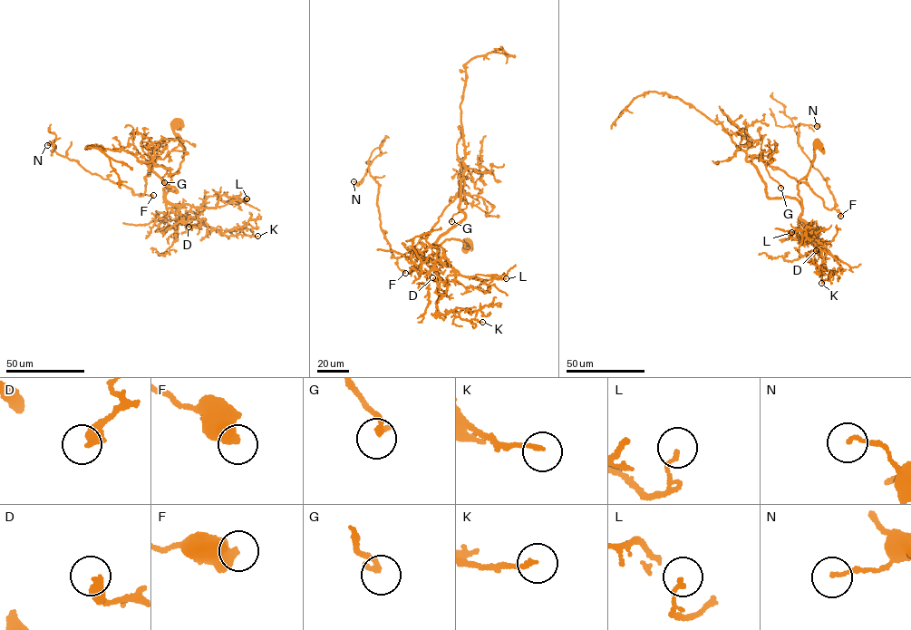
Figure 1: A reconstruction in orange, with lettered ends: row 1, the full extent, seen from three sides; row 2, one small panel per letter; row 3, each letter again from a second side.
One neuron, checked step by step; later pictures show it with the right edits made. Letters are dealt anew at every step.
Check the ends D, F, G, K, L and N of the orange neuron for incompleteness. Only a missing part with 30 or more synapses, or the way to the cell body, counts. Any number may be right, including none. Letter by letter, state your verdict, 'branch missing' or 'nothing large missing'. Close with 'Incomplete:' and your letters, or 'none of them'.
D: nothing large missing
F: nothing large missing
G: nothing large missing
K: nothing large missing
L: nothing large missing
N: nothing large missing
Incomplete: none of them

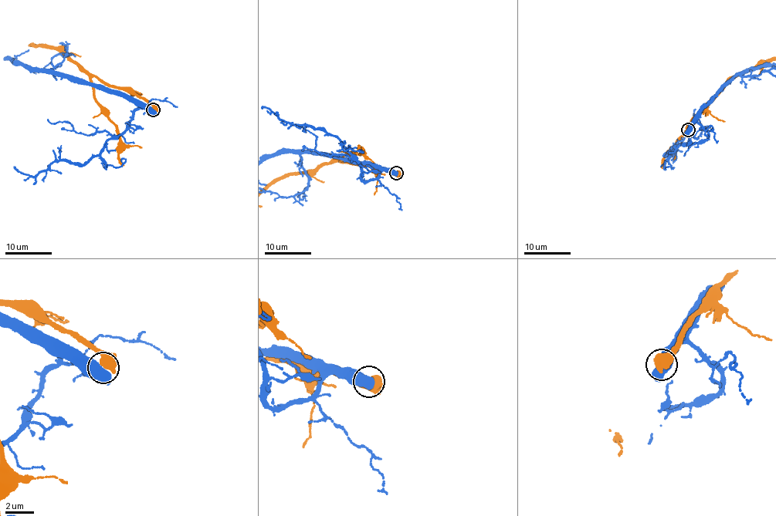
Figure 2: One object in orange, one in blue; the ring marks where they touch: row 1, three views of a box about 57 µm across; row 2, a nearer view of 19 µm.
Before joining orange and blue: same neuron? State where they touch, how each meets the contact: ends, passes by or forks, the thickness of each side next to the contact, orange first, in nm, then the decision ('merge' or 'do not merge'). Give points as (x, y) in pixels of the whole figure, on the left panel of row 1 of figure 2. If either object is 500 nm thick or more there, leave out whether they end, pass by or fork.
at (153, 109); 550 nm thick on the orange side, 800 nm on the other; do not merge

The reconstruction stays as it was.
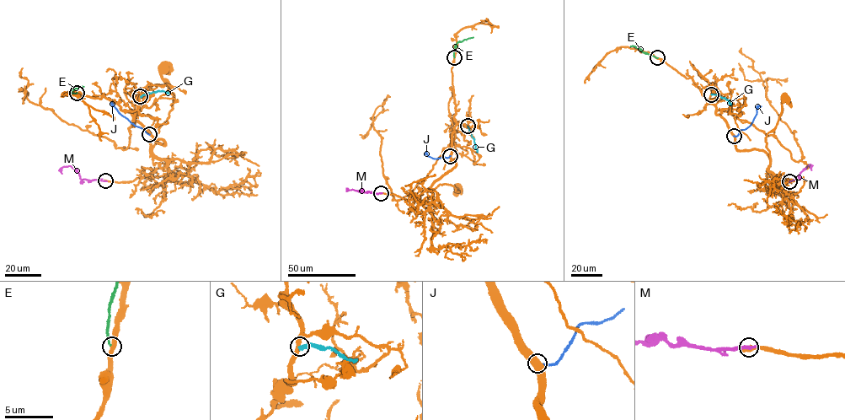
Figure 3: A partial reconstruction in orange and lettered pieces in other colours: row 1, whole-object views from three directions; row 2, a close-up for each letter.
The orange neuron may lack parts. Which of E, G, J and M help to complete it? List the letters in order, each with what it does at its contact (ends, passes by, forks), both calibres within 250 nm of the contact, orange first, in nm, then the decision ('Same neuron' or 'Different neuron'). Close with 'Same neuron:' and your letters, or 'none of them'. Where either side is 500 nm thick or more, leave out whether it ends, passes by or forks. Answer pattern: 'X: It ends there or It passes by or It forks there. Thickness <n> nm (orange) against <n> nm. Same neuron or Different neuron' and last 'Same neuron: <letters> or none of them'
E: It ends there. Thickness 400 nm (orange) against 160 nm. Different neuron
G: It ends there. Thickness 360 nm (orange) against 320 nm. Different neuron
J: Thickness 600 nm (orange) against 200 nm. Different neuron
M: Thickness 500 nm (orange) against 360 nm. Different neuron
Same neuron: none of them

